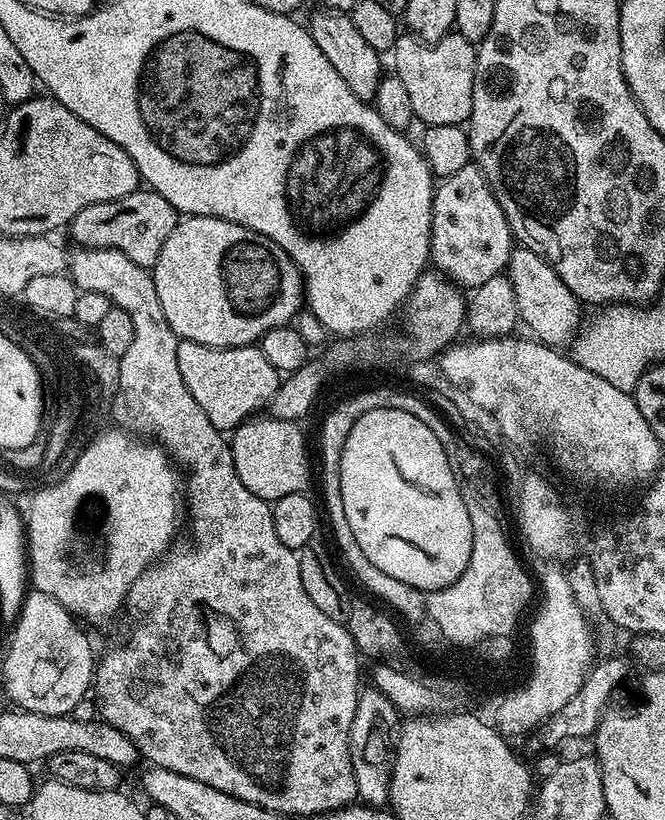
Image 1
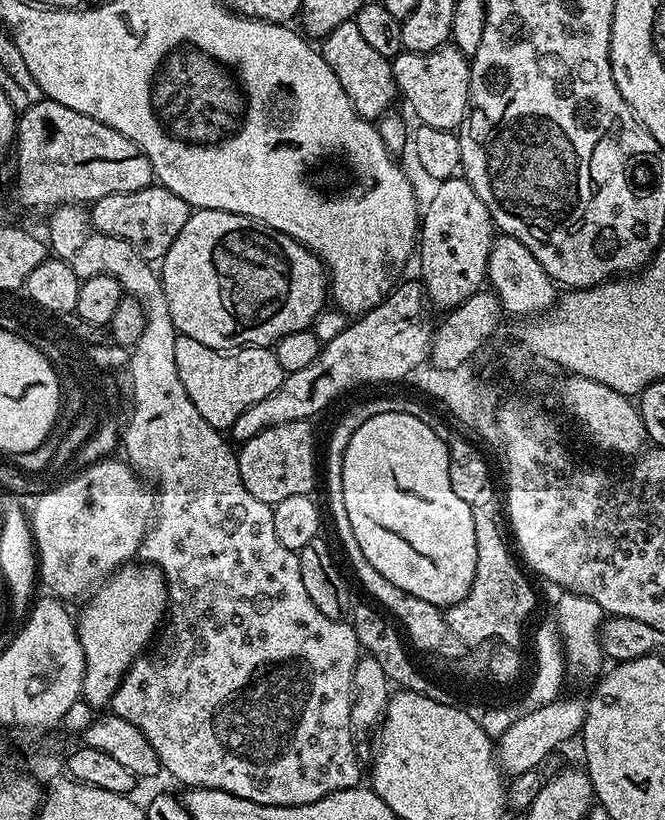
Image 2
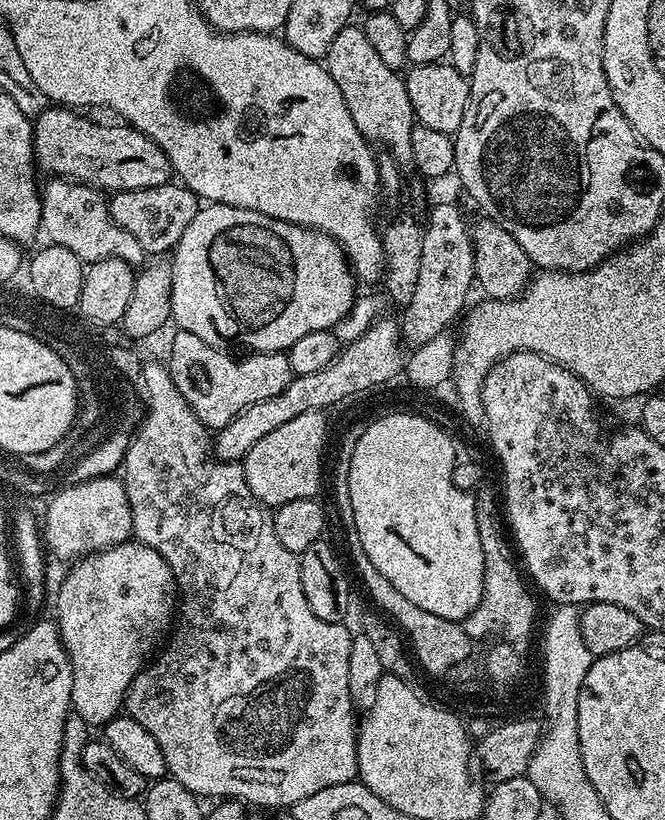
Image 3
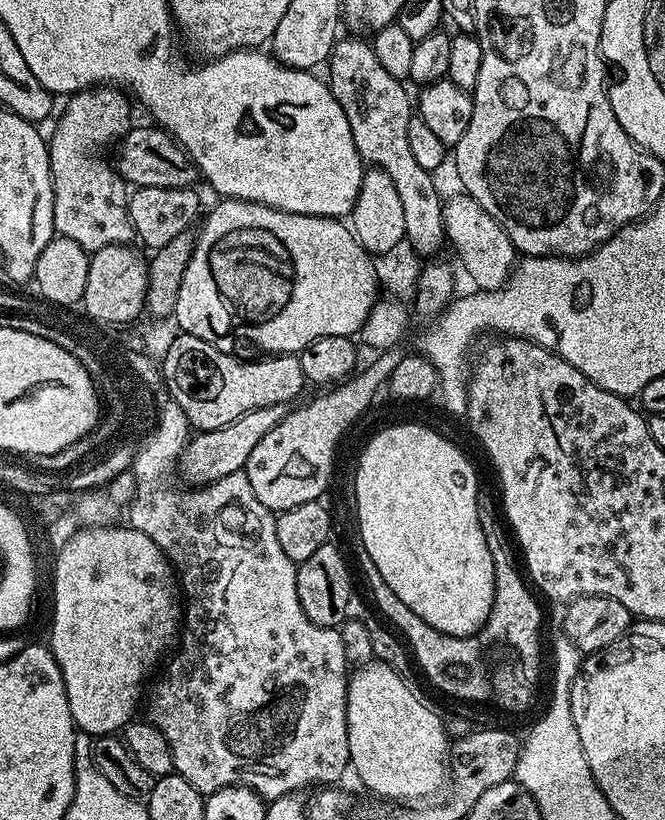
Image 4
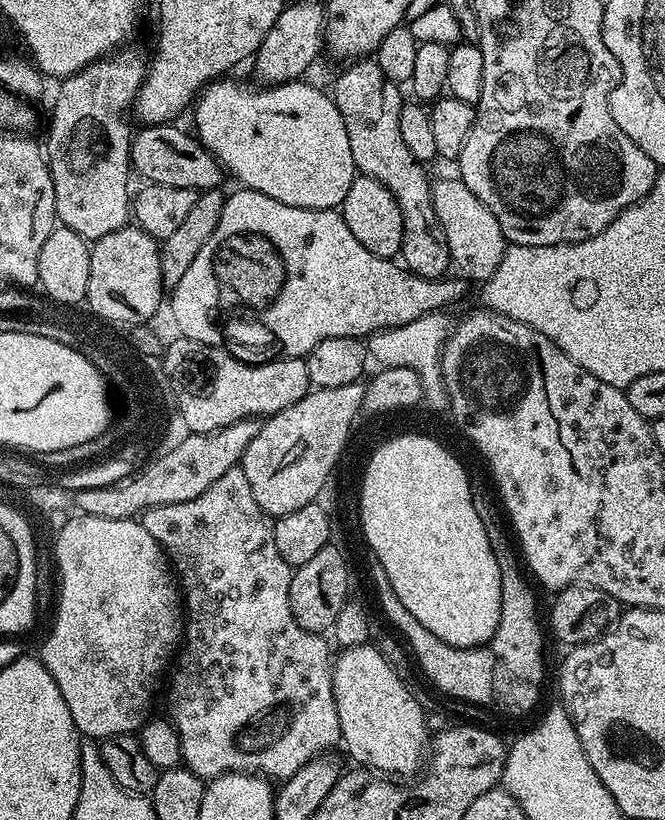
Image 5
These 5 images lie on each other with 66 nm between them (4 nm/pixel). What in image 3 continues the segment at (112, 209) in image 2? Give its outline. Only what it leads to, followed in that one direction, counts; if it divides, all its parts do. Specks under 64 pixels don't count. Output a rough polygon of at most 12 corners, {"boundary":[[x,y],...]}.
{"boundary":[[179,182],[117,192],[108,212],[149,257],[171,253],[201,201]]}

